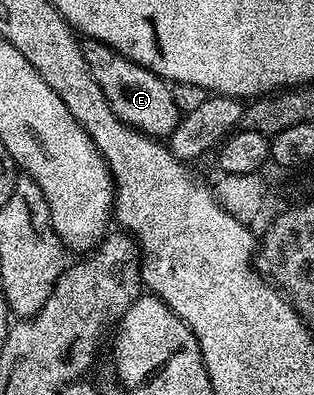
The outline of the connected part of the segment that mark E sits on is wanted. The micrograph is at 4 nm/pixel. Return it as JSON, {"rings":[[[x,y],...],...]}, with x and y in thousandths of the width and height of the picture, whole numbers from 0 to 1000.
{"rings":[[[268,99],[261,116],[271,157],[309,218],[322,218],[360,289],[373,289],[373,299],[385,299],[385,309],[398,309],[414,324],[430,324],[468,344],[541,347],[573,309],[576,289],[551,258],[535,205],[462,167],[398,147],[382,132],[315,101]]]}

